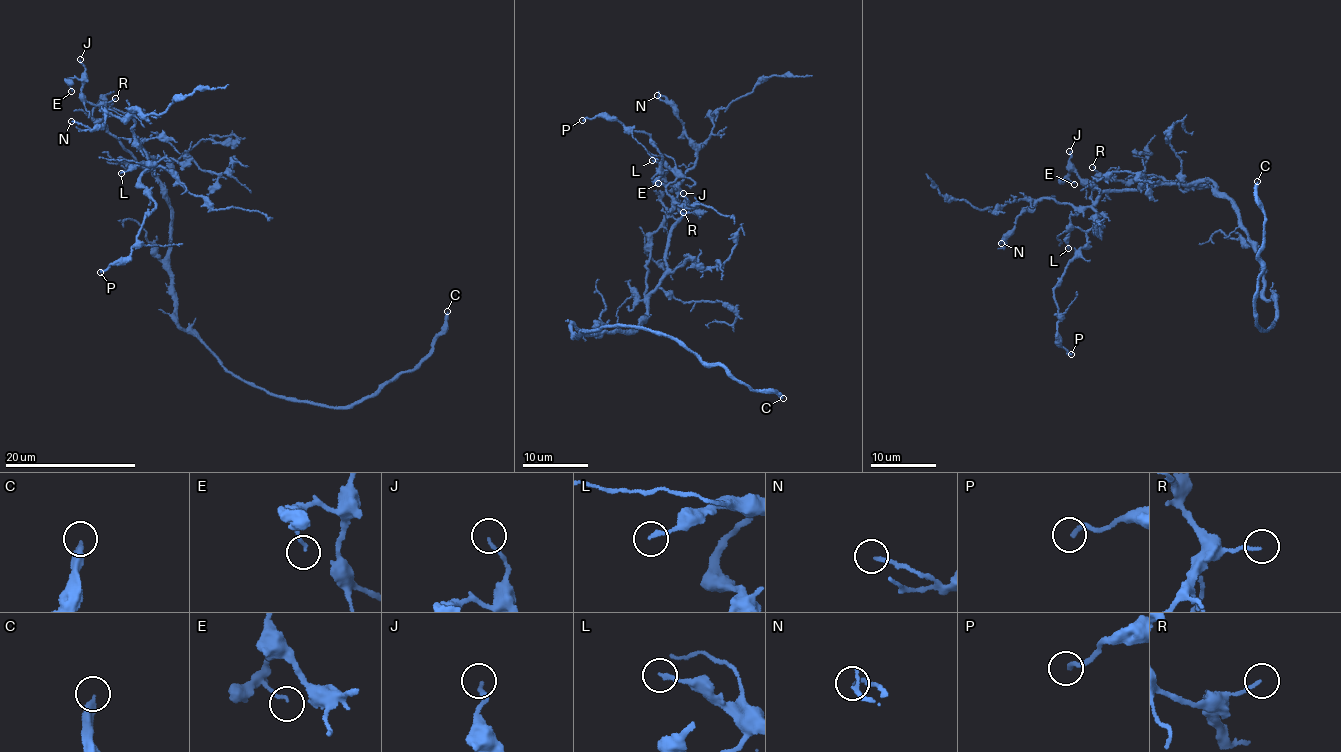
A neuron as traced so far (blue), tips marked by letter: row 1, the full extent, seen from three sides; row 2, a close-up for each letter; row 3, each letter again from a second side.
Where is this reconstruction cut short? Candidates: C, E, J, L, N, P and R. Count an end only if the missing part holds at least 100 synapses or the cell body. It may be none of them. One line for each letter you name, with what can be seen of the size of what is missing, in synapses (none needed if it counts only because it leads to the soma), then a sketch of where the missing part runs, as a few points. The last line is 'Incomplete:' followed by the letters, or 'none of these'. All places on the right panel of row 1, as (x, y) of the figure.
C: about 450 synapses; missing branch runs (1257, 181), (1258, 140), (1228, 108), (1294, 108), (1333, 73), (1337, 30), (1302, 7), (1250, 13)
Incomplete: C

